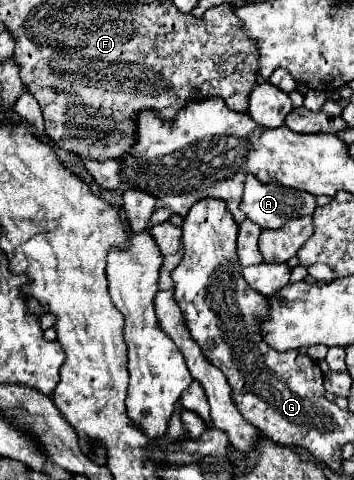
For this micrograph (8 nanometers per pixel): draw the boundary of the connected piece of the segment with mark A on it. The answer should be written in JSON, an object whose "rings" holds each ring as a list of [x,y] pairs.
{"rings":[[[248,174],[246,182],[244,182],[244,196],[242,196],[242,202],[240,202],[240,210],[246,214],[248,220],[256,222],[260,228],[276,230],[276,228],[284,226],[290,218],[314,214],[316,198],[308,192],[286,188],[286,186],[280,186],[280,184],[274,184],[274,182],[272,184],[262,184],[252,174]]]}

